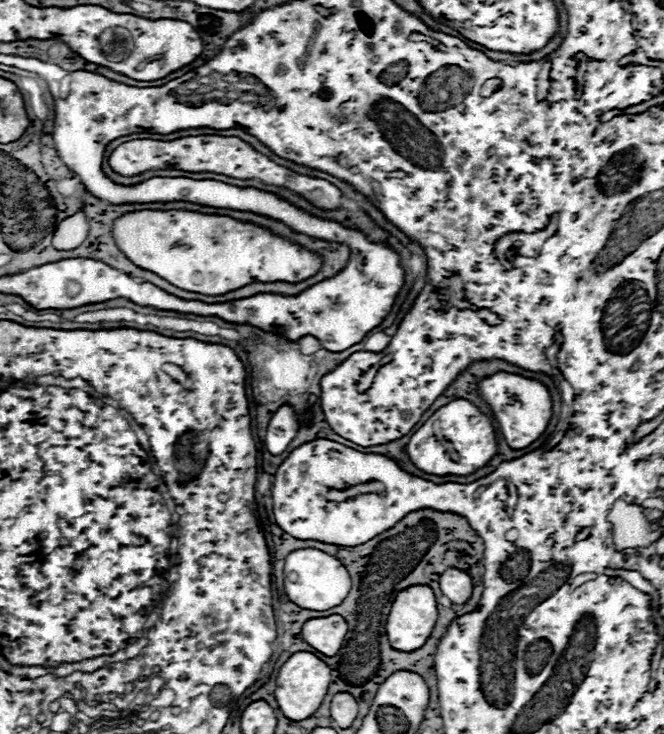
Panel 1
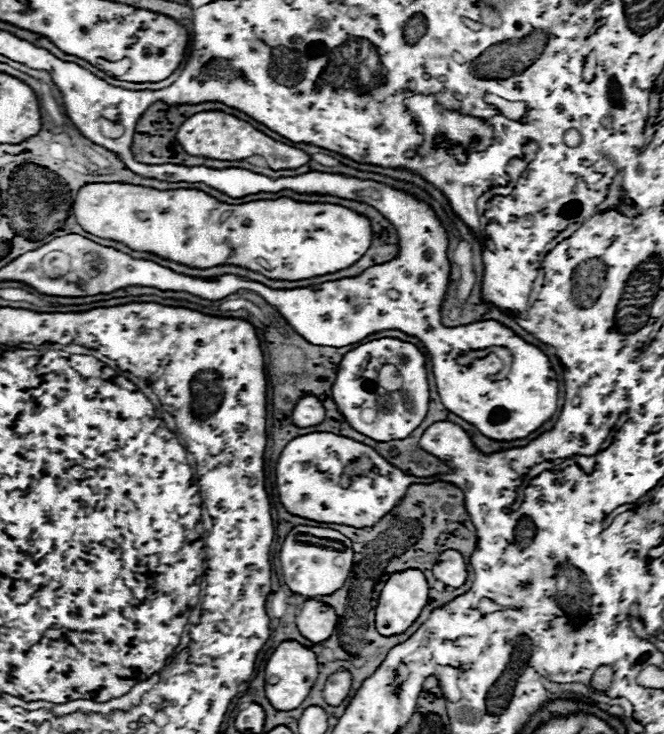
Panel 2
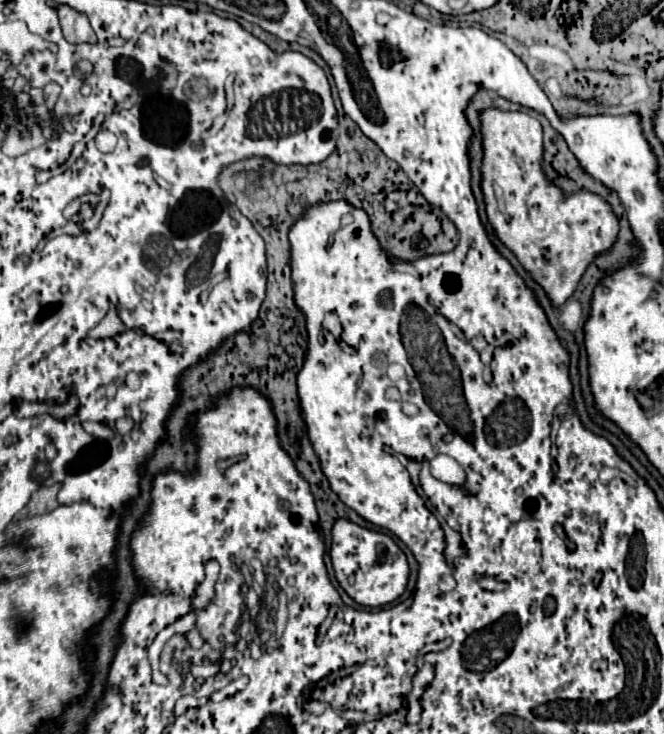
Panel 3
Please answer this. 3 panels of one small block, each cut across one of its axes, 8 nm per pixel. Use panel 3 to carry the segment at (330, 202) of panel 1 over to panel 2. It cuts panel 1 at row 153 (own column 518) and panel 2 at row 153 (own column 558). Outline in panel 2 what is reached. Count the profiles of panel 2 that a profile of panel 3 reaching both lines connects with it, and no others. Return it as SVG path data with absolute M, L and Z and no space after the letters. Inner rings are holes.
M214 110L198 112L198 114L190 116L188 120L184 120L182 128L178 128L176 140L178 140L178 144L182 144L182 148L186 148L188 154L204 156L204 158L212 158L212 160L244 160L244 158L258 154L258 156L266 158L266 162L272 170L298 168L310 160L310 156L306 152L268 138L266 134L262 134L248 122L238 120L232 114L214 112Z

